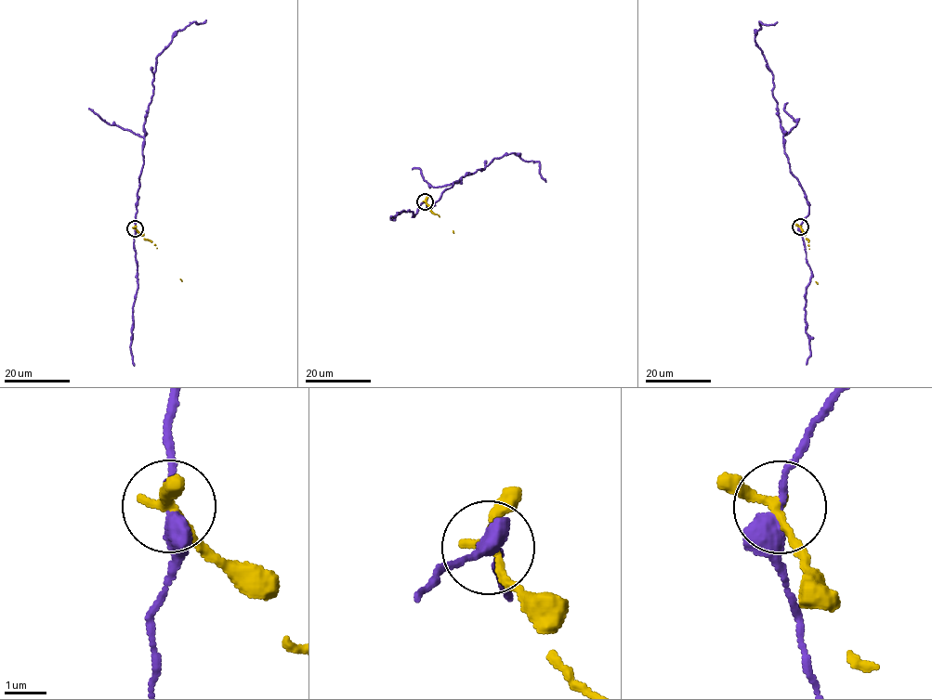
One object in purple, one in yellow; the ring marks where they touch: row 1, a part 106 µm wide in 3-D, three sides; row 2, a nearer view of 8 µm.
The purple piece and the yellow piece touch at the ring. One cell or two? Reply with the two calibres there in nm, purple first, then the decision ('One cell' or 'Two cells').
Thickness 340 nm (purple) against 220 nm. One cell

